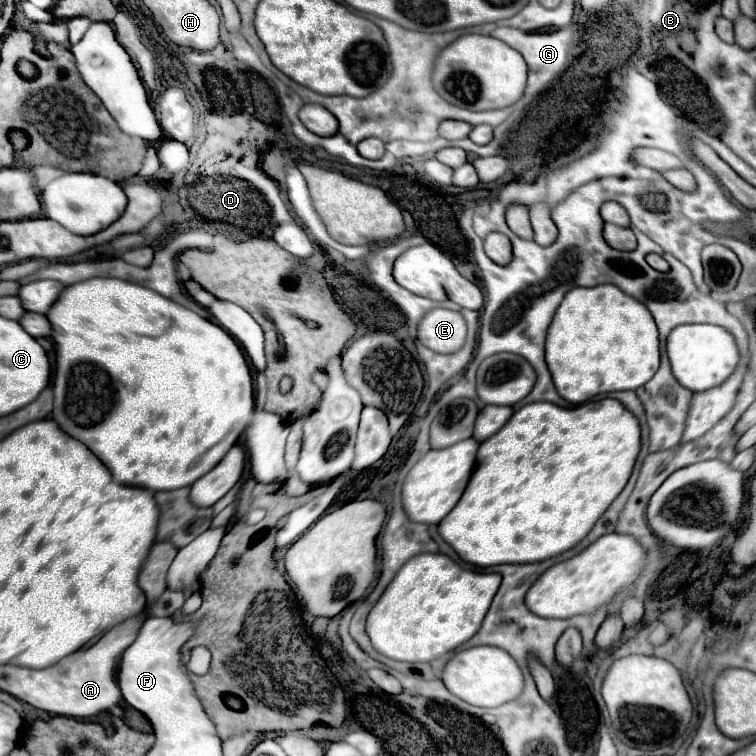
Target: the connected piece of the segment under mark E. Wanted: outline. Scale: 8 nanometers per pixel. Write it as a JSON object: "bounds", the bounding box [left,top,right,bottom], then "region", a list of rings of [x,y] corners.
{"bounds":[418,308,466,354],"region":[[[436,308],[418,324],[418,340],[440,354],[458,352],[466,342],[466,334],[466,320],[456,310]]]}

